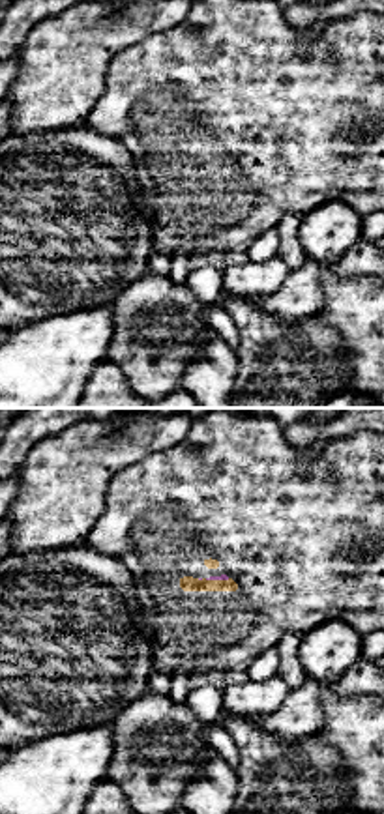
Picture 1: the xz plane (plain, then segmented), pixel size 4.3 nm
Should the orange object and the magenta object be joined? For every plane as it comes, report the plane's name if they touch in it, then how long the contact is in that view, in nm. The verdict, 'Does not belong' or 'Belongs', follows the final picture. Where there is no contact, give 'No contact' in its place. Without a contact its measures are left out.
Touches orange in xz. Shared border 140 nm

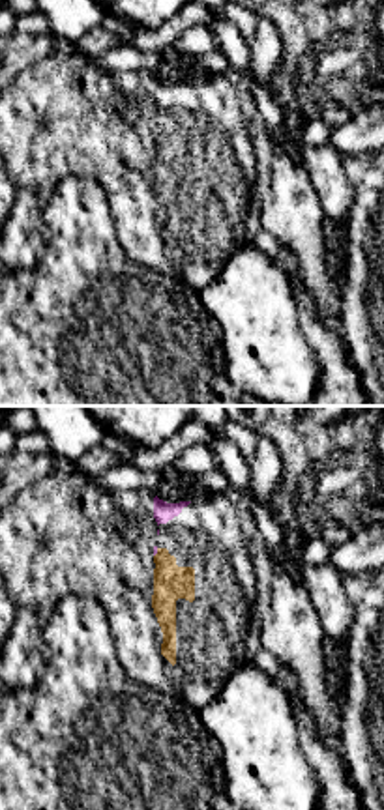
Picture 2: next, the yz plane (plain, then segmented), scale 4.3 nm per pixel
Touches orange in yz. Shared border 40 nm

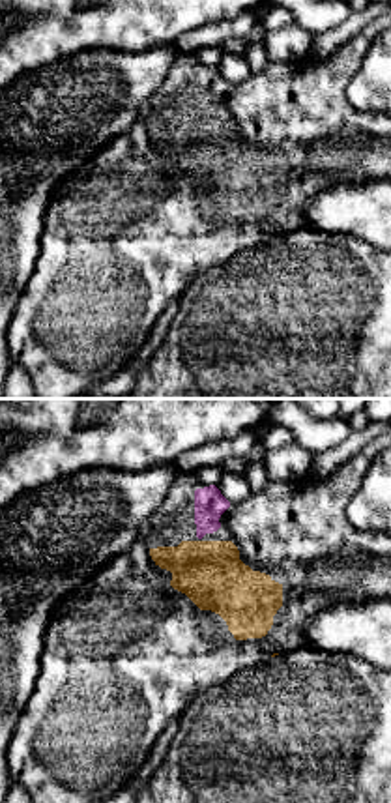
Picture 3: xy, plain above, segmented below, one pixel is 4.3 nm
No contact

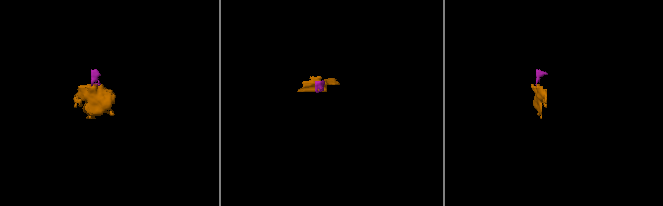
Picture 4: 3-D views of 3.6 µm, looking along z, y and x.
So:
Belongs

